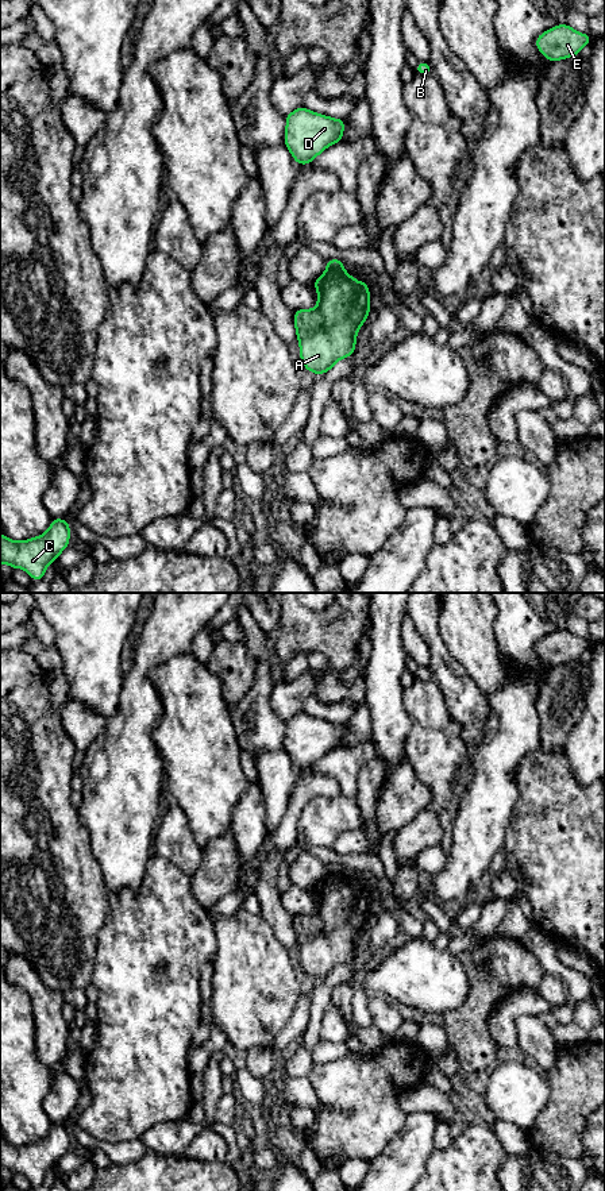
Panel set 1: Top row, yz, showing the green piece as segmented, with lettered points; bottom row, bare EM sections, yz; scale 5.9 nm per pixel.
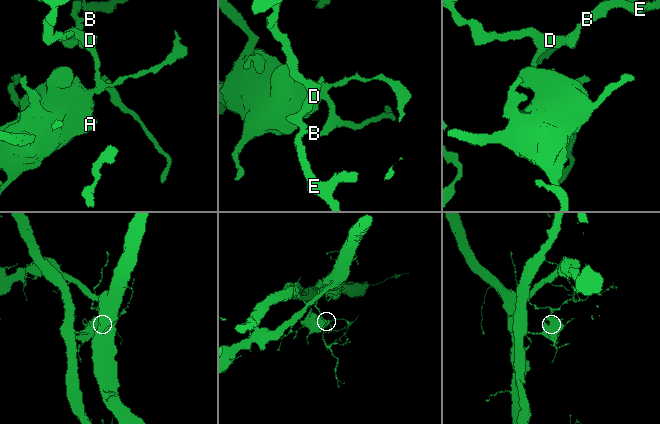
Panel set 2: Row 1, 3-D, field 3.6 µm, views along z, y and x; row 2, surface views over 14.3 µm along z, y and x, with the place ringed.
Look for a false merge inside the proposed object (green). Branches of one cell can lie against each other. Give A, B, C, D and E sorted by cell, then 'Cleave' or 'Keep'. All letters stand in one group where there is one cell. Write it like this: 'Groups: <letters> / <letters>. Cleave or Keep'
Groups: A / B C D E. Cleave

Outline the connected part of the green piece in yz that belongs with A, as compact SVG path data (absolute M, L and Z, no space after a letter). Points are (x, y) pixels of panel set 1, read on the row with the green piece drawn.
M325 270L315 282L317 305L315 309L294 311L294 327L300 344L300 359L313 374L324 374L335 363L354 354L357 334L371 309L367 282L359 282L346 270Z

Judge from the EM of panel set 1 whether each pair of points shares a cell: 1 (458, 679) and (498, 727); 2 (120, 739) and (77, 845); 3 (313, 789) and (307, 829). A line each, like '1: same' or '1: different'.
1: different
2: different
3: different

